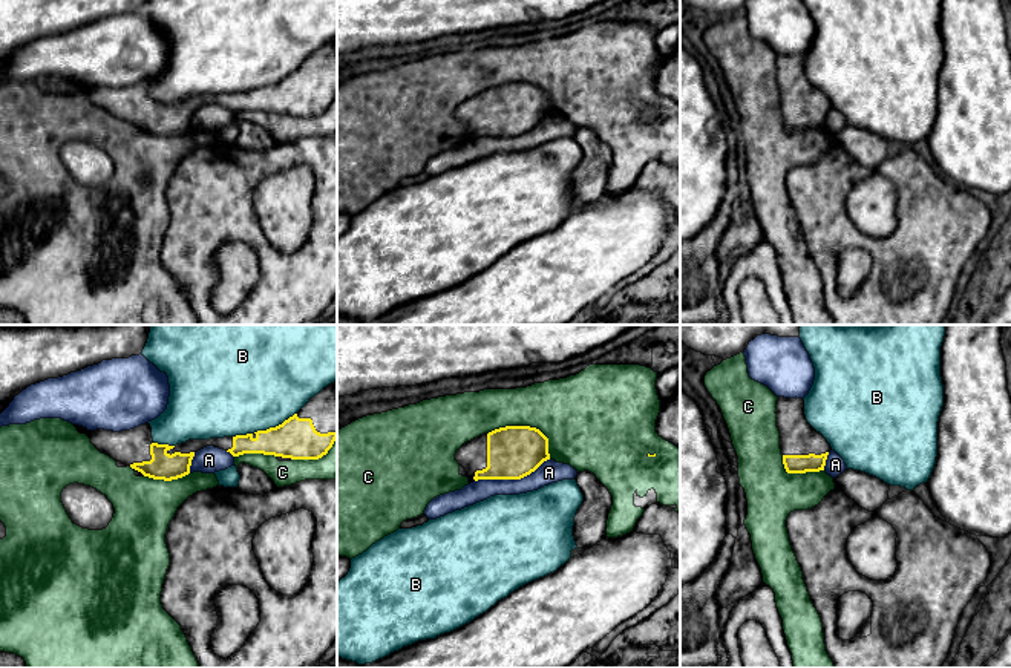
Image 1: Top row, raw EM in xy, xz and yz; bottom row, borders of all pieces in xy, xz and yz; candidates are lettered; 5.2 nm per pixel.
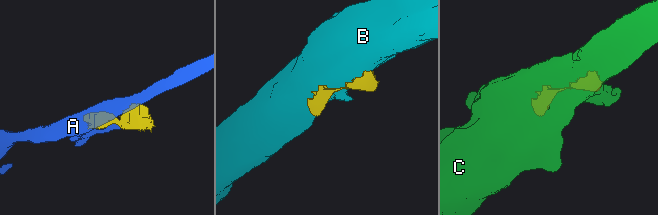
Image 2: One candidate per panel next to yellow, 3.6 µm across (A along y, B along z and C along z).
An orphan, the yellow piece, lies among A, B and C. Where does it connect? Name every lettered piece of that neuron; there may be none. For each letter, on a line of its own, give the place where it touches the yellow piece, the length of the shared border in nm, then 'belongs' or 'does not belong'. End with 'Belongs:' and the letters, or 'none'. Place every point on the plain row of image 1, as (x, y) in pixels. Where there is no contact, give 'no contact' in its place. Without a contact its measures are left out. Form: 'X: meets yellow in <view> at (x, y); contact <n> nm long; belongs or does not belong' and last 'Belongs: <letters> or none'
A: meets yellow in xz at (512, 135); contact 420 nm long; does not belong
B: meets yellow in xy at (264, 88); contact 360 nm long; does not belong
C: meets yellow in xz at (527, 83); contact 360 nm long; does not belong
Belongs: none

